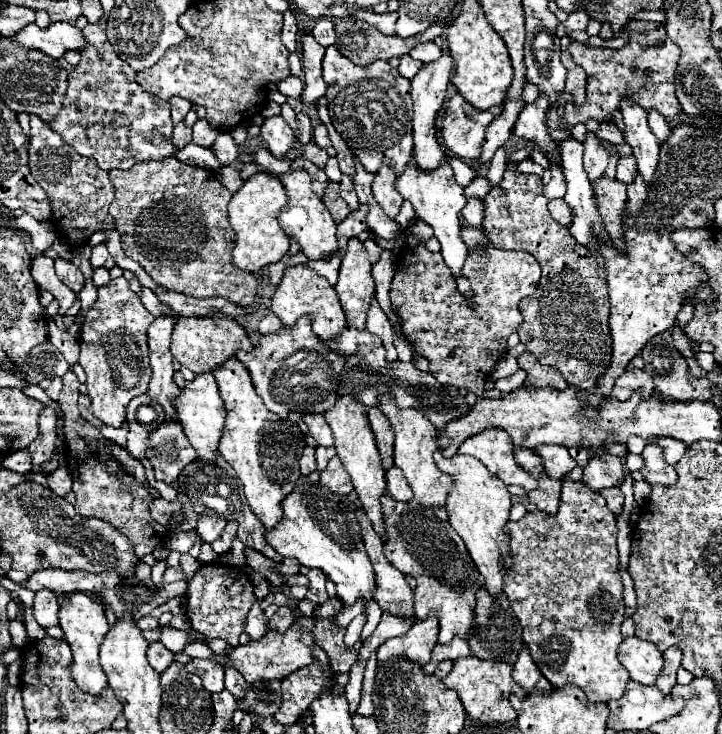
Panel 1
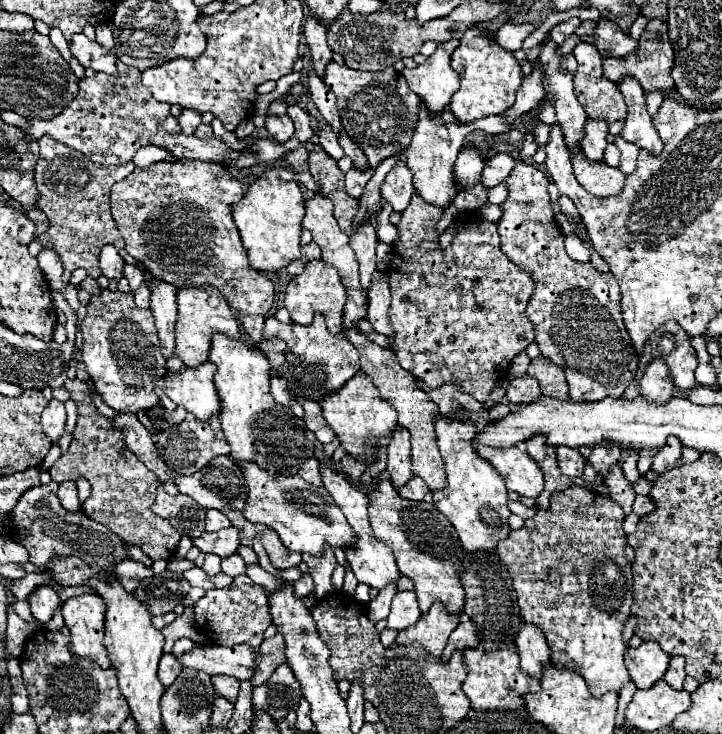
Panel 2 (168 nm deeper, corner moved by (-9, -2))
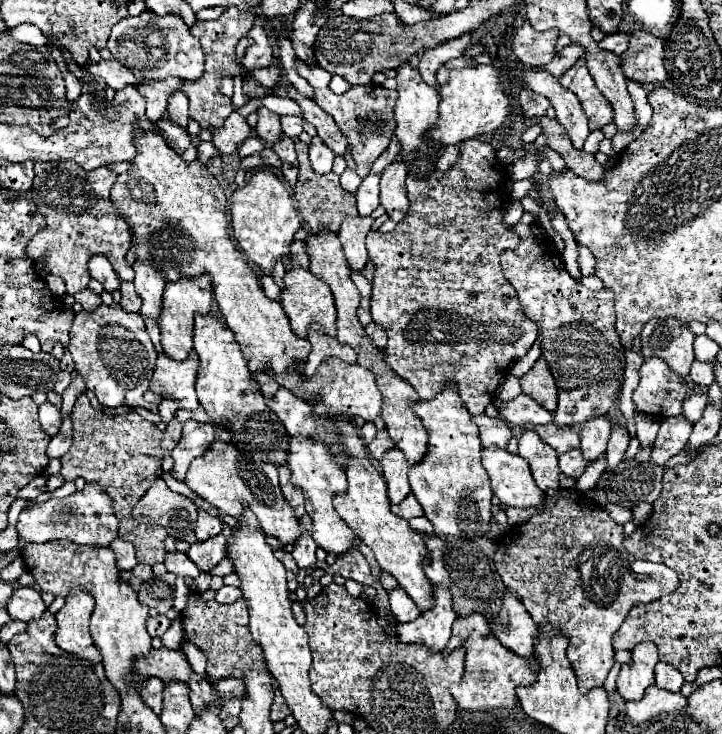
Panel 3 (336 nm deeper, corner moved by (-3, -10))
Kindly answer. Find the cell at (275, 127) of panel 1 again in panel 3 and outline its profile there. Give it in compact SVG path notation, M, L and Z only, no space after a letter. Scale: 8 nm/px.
M258 108L258 124L256 124L258 136L266 144L276 144L282 136L282 126L280 126L280 116L270 112L268 108Z

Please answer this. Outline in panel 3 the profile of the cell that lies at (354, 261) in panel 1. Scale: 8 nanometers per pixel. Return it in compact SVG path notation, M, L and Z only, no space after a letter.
M346 216L340 226L338 236L342 242L344 258L346 258L348 266L352 268L352 272L360 272L368 262L368 250L364 246L364 238L372 230L372 224L374 224L374 218L370 218L370 216L366 216L366 218Z

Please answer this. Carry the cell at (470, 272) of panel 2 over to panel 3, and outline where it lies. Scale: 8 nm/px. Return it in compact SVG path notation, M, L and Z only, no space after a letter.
M466 140L460 144L460 160L448 172L430 172L430 176L416 180L414 174L406 178L410 210L390 234L370 232L366 248L376 266L372 280L372 320L386 328L388 344L384 360L406 382L414 386L422 400L434 398L448 382L454 382L462 402L470 414L484 414L484 408L494 400L496 388L506 376L510 364L522 358L536 342L538 326L528 320L518 304L512 284L500 268L500 252L518 244L518 234L502 226L502 212L508 208L510 196L504 186L504 168L496 160L492 144L480 140Z

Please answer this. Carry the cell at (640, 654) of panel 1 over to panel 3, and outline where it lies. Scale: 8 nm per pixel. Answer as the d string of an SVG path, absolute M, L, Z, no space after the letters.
M642 642L632 650L632 666L622 664L616 680L618 694L624 700L640 700L644 690L654 684L654 666L658 664L658 650L652 642Z

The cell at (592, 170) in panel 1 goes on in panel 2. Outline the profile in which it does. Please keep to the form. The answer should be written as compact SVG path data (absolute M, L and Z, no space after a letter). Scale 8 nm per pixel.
M588 118L584 124L584 138L580 142L582 152L588 160L600 162L606 148L606 136L608 136L608 124L604 120L592 120Z

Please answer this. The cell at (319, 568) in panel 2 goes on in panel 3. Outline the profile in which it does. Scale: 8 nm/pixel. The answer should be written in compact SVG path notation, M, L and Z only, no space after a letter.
M302 528L302 536L296 544L296 548L292 550L292 556L298 564L298 568L306 570L310 566L314 566L316 562L316 544L314 544L314 538L312 538L312 532L306 532L306 528Z

